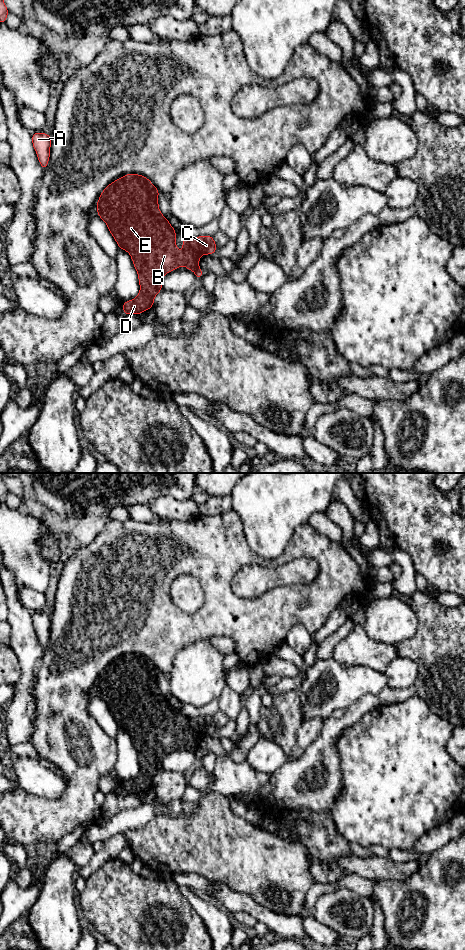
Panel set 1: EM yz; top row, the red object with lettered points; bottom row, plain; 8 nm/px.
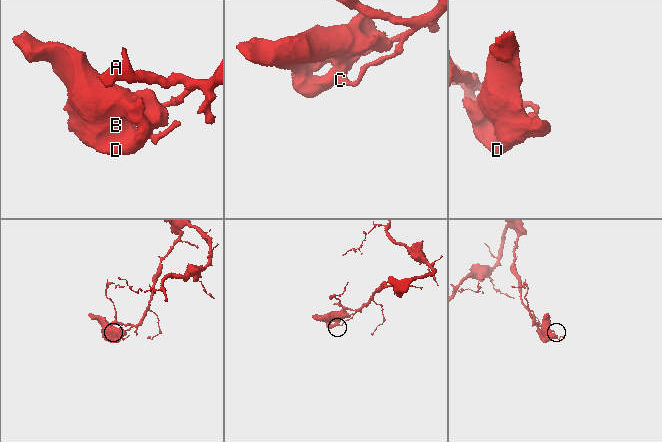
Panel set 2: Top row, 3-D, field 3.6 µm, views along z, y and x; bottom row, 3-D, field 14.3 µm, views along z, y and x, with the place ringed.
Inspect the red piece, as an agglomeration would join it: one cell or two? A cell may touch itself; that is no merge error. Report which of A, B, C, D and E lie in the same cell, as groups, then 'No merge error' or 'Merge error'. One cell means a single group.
Groups: A C / B D E. Merge error

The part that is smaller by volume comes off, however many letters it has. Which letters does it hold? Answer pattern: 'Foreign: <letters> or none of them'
Foreign: B, D, E

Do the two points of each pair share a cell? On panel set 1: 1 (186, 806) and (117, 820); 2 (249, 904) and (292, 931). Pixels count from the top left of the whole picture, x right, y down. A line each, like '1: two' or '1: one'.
1: one
2: one

